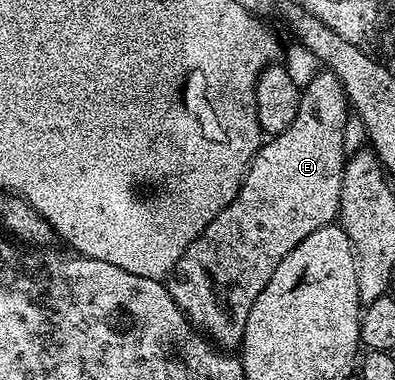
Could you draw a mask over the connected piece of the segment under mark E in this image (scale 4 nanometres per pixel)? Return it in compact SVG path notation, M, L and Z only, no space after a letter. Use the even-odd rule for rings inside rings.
M321 69L309 84L301 87L295 121L254 150L239 193L197 238L197 251L201 255L209 251L209 263L201 263L201 267L213 267L213 291L217 291L217 299L213 299L213 334L209 339L217 335L212 342L221 339L218 348L240 348L237 335L243 337L247 313L255 305L255 297L263 293L267 281L271 281L271 273L275 273L279 261L303 237L338 218L347 158L347 115L345 90L339 77L331 70Z

